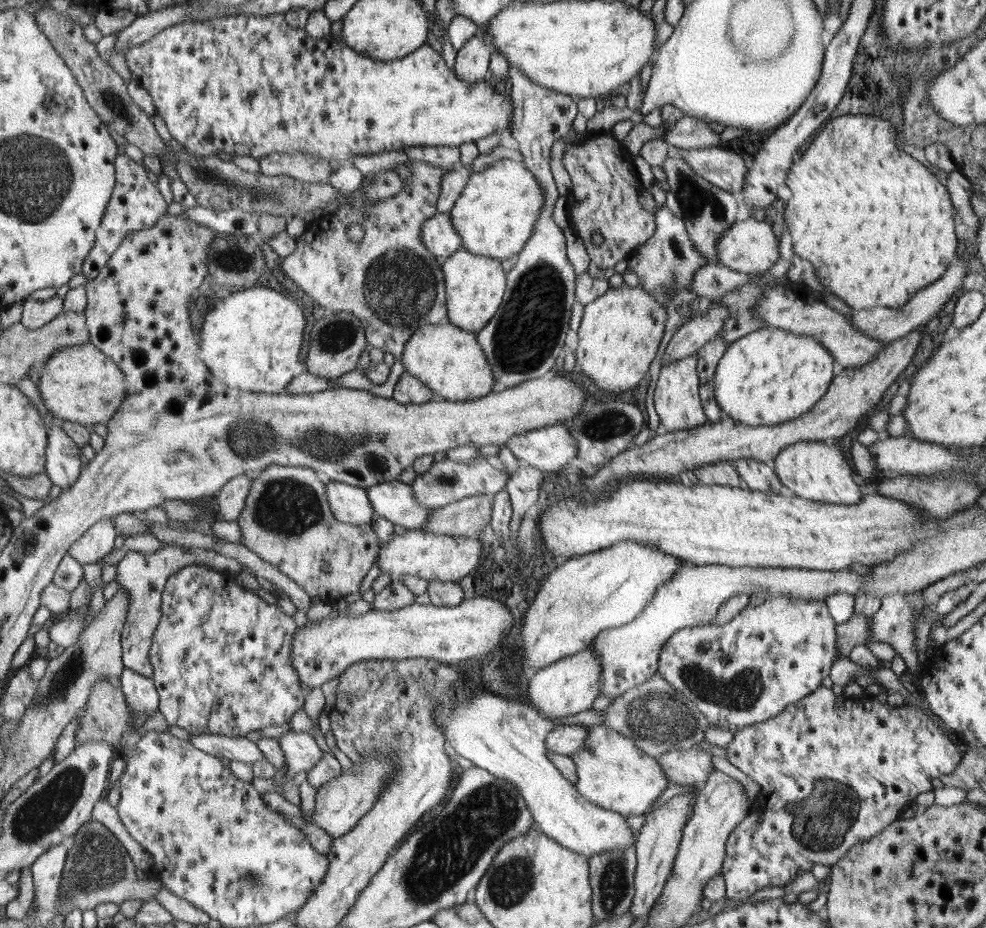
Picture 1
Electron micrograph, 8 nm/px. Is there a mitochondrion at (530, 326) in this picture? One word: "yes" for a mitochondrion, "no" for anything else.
yes

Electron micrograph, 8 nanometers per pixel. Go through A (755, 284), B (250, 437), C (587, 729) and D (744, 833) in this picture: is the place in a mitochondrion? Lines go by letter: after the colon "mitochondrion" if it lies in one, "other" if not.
A: other
B: mitochondrion
C: other
D: other

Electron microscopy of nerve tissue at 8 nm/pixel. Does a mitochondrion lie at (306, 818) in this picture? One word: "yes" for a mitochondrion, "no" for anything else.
no

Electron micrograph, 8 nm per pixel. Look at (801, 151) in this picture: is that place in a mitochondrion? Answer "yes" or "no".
no

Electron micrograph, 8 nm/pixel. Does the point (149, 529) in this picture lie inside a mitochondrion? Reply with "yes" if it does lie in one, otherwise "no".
no

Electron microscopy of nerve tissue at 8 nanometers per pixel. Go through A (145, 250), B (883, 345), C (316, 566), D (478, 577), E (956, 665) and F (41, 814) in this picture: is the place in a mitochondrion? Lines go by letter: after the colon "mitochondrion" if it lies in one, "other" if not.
A: other
B: other
C: other
D: other
E: other
F: mitochondrion

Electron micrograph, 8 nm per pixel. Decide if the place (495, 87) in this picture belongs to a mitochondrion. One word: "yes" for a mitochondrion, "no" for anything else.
no

